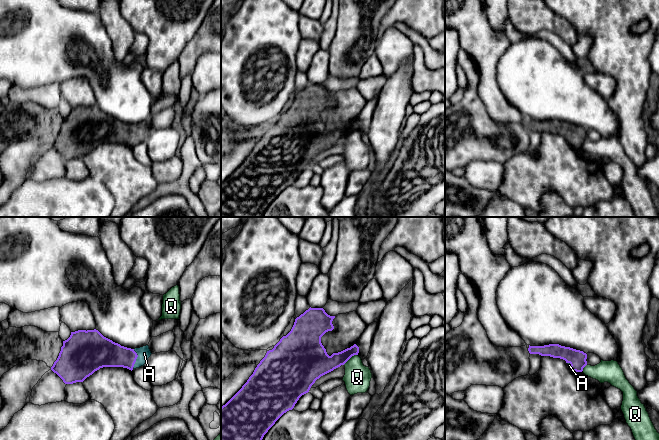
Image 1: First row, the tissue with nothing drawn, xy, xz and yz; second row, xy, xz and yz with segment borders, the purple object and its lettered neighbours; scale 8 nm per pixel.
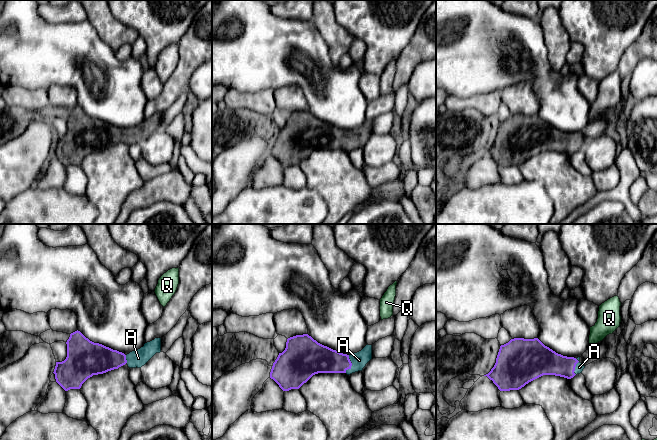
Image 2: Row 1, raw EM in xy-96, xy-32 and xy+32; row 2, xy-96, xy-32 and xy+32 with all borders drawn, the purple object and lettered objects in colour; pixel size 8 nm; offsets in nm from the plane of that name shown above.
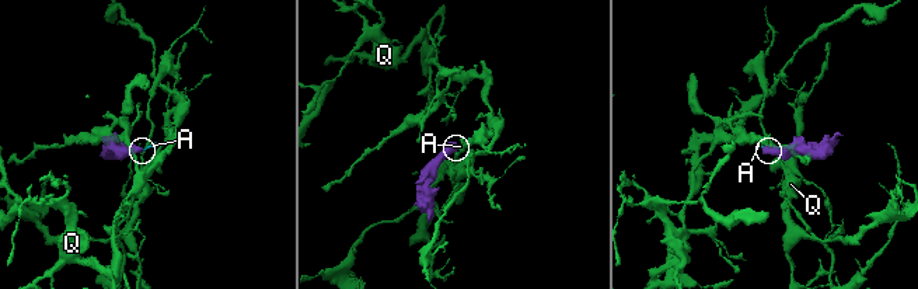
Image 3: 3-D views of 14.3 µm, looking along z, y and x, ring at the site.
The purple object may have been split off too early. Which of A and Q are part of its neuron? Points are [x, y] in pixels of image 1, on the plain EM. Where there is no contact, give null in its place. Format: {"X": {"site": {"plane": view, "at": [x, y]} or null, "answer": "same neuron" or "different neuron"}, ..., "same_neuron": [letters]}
{"A": {"site": {"plane": "xy", "at": [136, 134]}, "answer": "same neuron"}, "Q": {"site": {"plane": "xz", "at": [350, 133]}, "answer": "different neuron"}, "same_neuron": ["A"]}

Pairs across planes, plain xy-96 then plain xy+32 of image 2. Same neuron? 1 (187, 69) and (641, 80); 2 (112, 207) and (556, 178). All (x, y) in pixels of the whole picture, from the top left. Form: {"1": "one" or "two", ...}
{"1": "two", "2": "one"}

